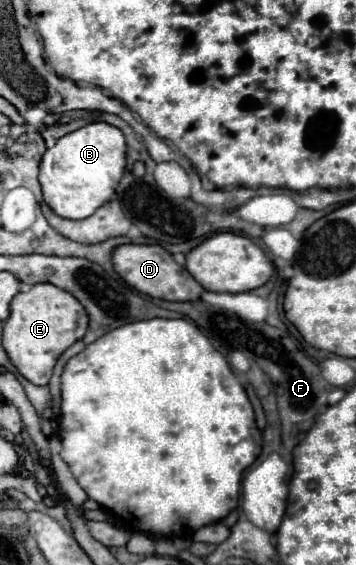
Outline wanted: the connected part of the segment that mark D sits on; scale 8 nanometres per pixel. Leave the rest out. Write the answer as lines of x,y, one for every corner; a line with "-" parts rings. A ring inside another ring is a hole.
120,245
112,253
112,261
114,261
114,269
128,285
154,299
196,301
204,293
204,287
196,283
196,279
182,265
178,265
174,257
160,245

